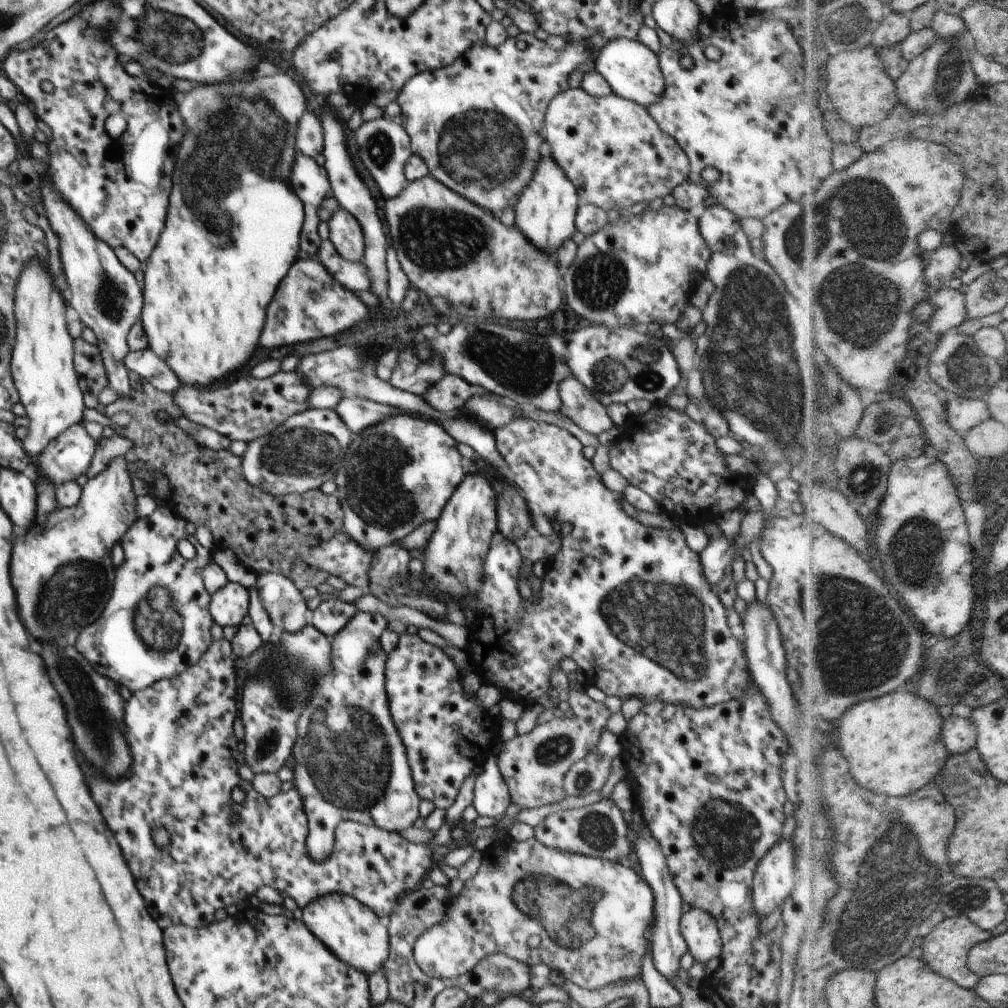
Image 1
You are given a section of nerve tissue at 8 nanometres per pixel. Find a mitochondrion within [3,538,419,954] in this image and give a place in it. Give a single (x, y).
(348, 758)

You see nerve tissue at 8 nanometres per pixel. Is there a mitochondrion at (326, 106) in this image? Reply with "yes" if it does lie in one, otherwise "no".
no

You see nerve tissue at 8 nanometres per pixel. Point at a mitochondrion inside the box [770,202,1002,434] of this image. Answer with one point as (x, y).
(966, 371)

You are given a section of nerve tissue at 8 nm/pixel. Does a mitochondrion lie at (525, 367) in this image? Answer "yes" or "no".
yes

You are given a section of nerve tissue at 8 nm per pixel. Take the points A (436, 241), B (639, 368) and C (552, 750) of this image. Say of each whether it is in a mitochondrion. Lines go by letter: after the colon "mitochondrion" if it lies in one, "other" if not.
A: mitochondrion
B: mitochondrion
C: mitochondrion

